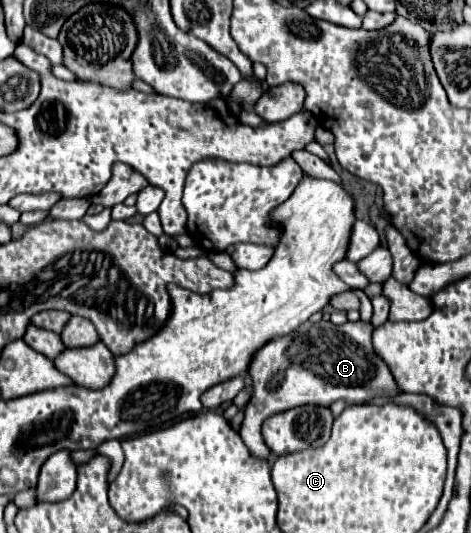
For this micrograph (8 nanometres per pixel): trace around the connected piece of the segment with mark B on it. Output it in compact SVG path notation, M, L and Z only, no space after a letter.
M325 320L317 324L305 322L293 330L293 334L275 338L253 356L249 364L249 374L253 378L253 396L245 406L245 420L239 430L251 456L269 460L271 452L261 440L261 424L265 418L277 412L305 404L331 406L331 402L337 400L345 400L351 406L371 402L371 398L379 396L395 398L397 394L403 394L397 388L389 366L385 366L385 362L381 362L373 350L373 330L373 324L361 320L345 322L341 326Z

